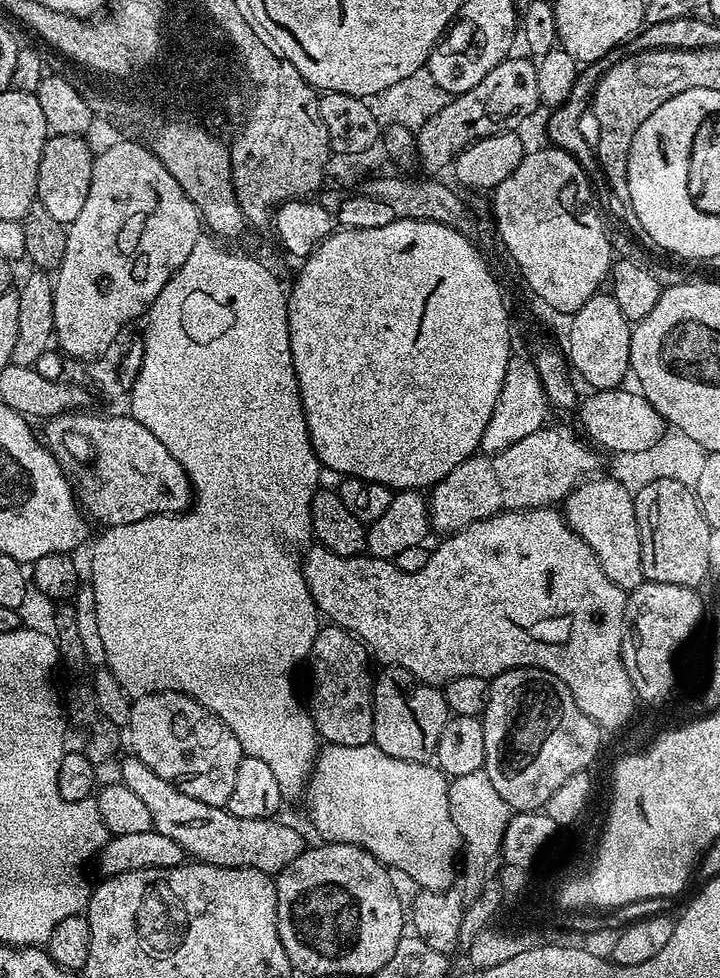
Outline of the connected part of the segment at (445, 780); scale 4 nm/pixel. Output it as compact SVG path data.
M324 744L319 749L306 783L308 812L323 839L338 844L356 844L376 856L389 869L405 872L421 889L439 892L453 887L452 851L462 844L448 809L449 777L439 767L418 760L390 758L377 744L338 746Z

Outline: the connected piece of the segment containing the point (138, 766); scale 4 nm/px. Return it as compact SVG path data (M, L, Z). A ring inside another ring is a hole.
M131 754L125 756L120 764L119 783L134 790L150 810L153 829L178 842L193 861L223 868L256 868L259 872L275 874L290 866L290 862L304 852L306 841L300 837L299 830L283 824L280 818L238 818L230 814L227 807L206 806L206 802L190 798L190 794L177 788L172 781L158 778L142 758Z

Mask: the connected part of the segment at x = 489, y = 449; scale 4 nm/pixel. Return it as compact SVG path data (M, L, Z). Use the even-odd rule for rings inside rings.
M520 354L513 355L512 360L506 366L506 375L503 378L502 390L499 392L498 401L487 423L486 430L482 434L482 442L479 449L483 455L501 453L502 450L514 446L529 434L545 425L546 410L550 405L541 384L541 378L536 370L535 359L528 360Z

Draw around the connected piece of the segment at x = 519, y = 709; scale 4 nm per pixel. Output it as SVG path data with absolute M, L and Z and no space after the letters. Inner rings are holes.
M508 668L502 674L491 677L480 725L486 740L483 770L503 801L516 812L543 809L550 802L550 794L554 794L554 790L558 790L558 786L574 774L591 769L600 752L602 730L586 718L582 710L578 710L578 702L574 702L566 685L541 668Z

